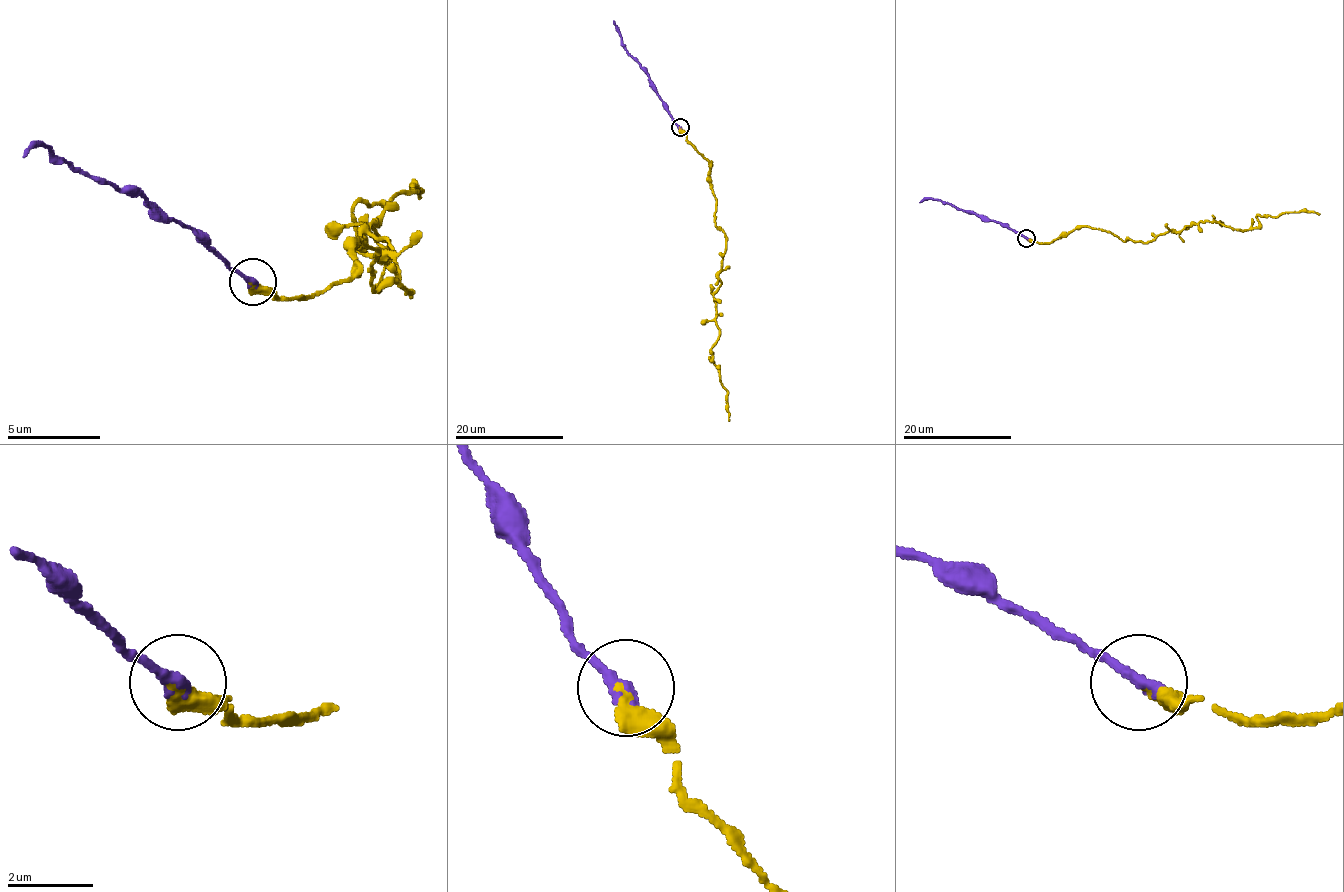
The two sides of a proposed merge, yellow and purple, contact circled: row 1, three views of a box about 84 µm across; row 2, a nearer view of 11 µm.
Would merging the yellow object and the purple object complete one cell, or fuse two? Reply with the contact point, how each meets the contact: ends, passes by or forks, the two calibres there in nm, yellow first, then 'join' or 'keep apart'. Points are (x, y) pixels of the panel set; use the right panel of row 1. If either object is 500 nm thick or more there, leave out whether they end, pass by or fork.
(1026, 238) | yellow ends | purple ends | 380/280 nm | join

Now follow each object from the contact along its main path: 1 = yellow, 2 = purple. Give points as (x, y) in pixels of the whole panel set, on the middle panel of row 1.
1: (680, 127), (709, 162), (714, 224), (725, 234), (709, 358), (729, 421)
2: (680, 127), (648, 73), (622, 43), (614, 21)

